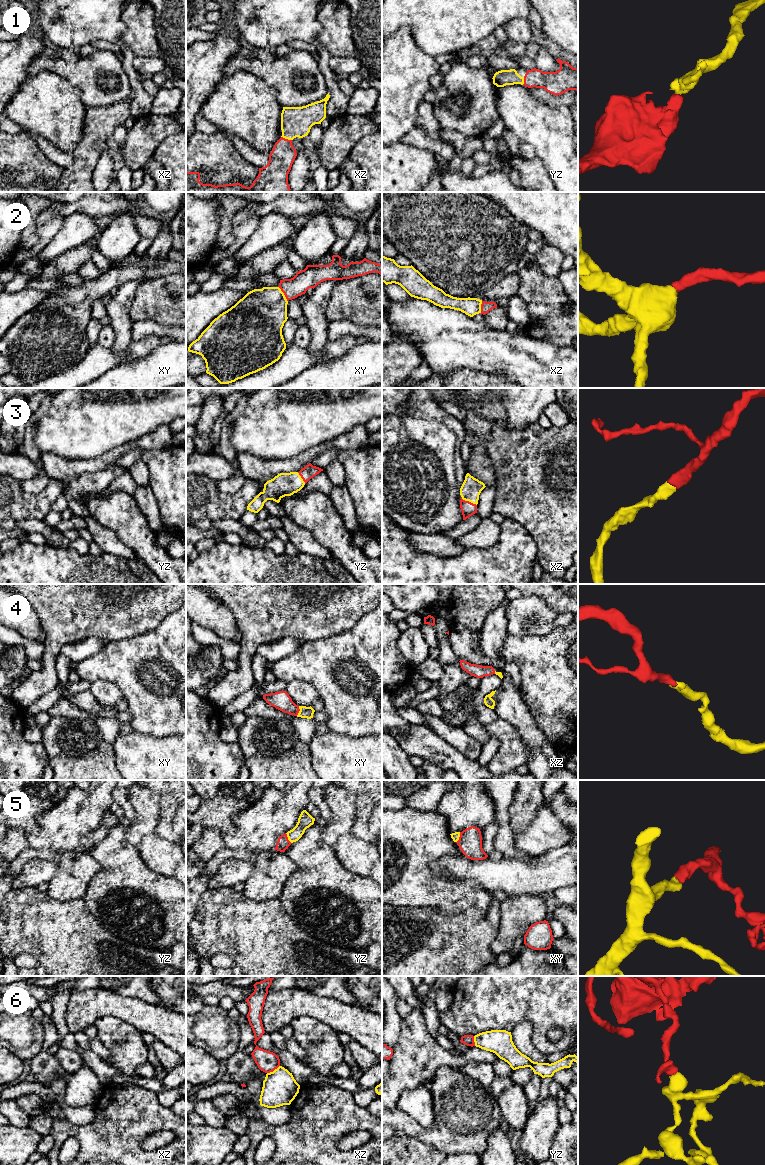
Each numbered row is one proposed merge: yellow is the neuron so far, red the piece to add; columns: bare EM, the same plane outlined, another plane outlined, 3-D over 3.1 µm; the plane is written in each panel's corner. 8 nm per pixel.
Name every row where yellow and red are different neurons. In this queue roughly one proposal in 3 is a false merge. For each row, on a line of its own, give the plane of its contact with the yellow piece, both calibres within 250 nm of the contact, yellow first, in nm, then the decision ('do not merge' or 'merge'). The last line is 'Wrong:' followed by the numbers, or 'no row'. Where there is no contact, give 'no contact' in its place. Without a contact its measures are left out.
1: contact in xz; calibres 240 and 200 nm; merge
2: contact in xy; calibres 400 and 160 nm; merge
3: contact in xz; calibres 160 and 110 nm; merge
4: contact in xy; calibres 100 and 150 nm; merge
5: contact in yz; calibres 120 and 100 nm; merge
6: contact in xz; calibres 280 and 170 nm; do not merge
Wrong: 6

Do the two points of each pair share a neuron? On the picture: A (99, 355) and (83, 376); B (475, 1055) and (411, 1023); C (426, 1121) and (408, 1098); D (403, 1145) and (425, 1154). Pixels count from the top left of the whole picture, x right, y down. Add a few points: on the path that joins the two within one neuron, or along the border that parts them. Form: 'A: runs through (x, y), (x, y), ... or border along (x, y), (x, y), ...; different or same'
A: runs through (98, 360), (87, 371); same
B: runs through (458, 1057), (441, 1057), (424, 1040); same
C: runs through (424, 1115), (414, 1104); same
D: runs through (408, 1146), (416, 1154), (420, 1154); same

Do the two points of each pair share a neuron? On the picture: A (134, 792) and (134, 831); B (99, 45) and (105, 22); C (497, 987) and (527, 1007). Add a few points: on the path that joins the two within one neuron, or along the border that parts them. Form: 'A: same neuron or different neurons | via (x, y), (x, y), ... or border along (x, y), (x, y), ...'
A: same neuron | via (140, 802), (140, 821)
B: different neurons | border along (90, 43), (107, 40), (115, 43), (121, 50)
C: same neuron | via (504, 987), (507, 987), (520, 1000)

